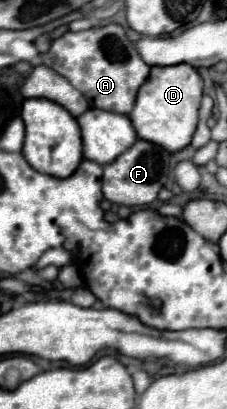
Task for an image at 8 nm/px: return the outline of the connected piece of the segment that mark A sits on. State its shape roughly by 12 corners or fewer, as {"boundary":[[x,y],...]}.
{"boundary":[[118,24],[66,32],[44,64],[124,116],[150,76]]}

